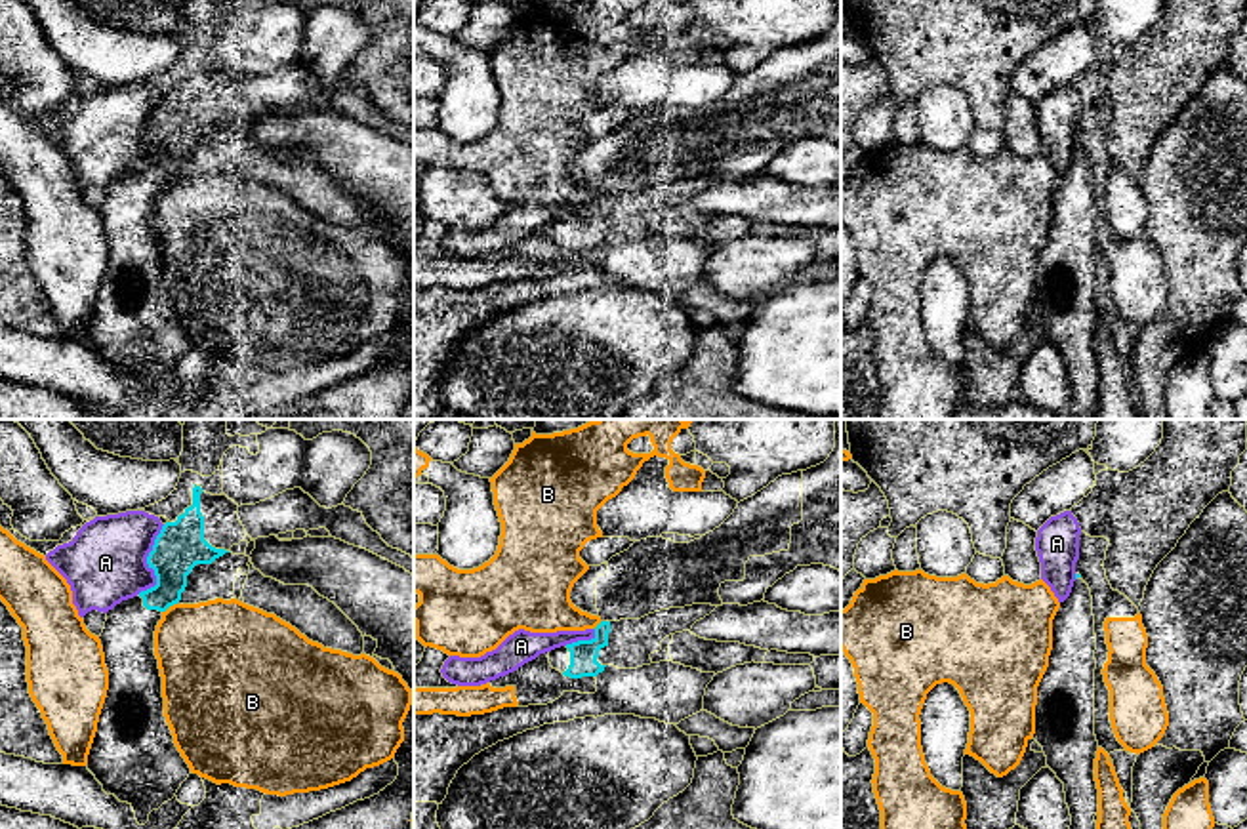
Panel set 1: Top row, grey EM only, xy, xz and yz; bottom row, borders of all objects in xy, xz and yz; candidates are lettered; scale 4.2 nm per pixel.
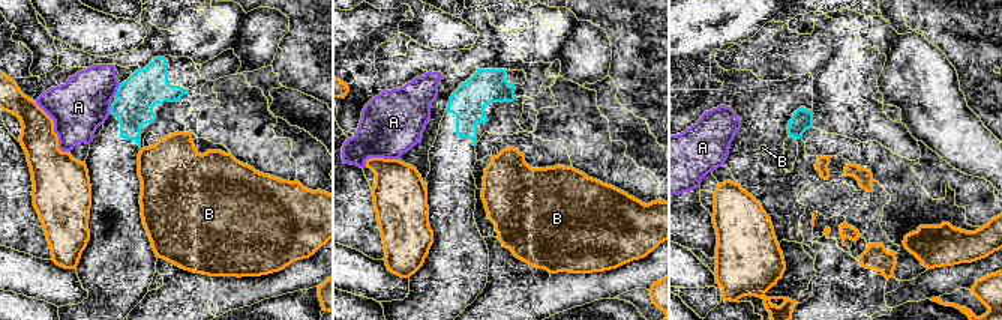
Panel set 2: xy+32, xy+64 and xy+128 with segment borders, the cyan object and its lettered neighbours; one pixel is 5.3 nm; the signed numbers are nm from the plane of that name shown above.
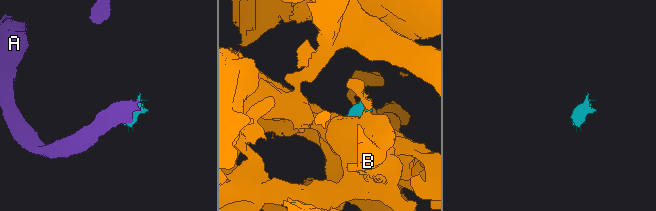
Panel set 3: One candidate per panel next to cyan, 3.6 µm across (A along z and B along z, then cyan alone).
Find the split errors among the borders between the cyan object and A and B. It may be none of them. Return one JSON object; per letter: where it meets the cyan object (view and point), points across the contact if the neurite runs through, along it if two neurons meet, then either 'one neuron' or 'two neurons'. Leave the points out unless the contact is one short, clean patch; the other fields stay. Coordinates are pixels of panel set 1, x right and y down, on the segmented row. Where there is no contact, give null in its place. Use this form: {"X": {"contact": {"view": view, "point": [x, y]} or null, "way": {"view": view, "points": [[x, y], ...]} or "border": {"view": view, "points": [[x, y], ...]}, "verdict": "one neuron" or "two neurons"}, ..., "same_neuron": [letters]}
{"A": {"contact": {"view": "xy", "point": [147, 563]}, "border": {"view": "xy", "points": [[164, 525], [147, 557], [155, 584], [138, 593]]}, "verdict": "two neurons"}, "B": {"contact": {"view": "xy", "point": [168, 606]}, "border": {"view": "xy", "points": [[176, 603], [163, 612]]}, "verdict": "two neurons"}, "same_neuron": []}

